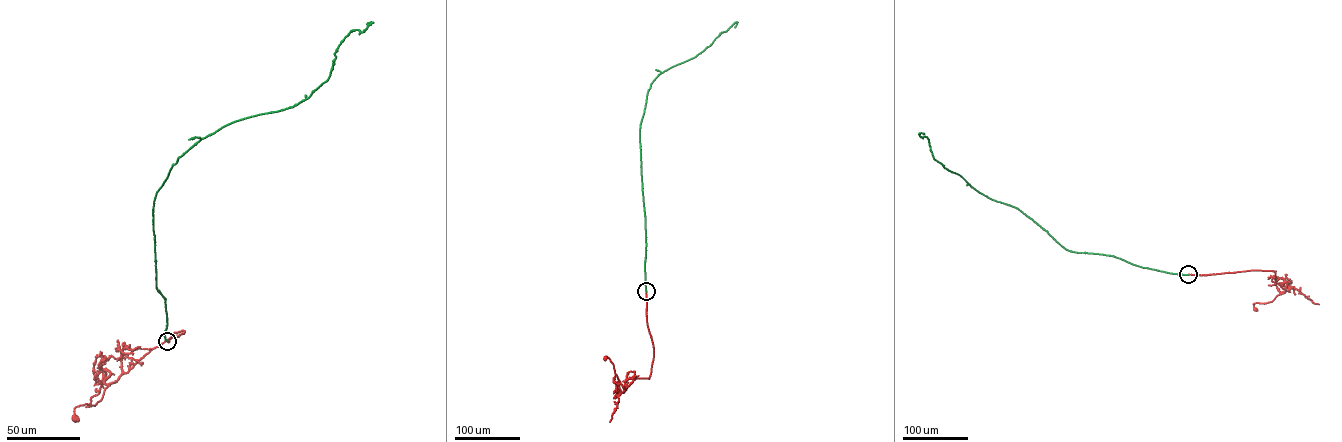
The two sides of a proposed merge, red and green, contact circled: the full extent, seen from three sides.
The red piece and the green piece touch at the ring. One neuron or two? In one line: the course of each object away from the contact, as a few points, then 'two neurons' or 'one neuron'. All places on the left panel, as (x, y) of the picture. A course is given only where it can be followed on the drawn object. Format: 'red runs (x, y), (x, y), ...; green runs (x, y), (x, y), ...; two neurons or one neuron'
red runs (167, 340), (184, 330), (174, 332), (170, 338), (153, 348), (107, 387), (94, 405), (76, 406), (76, 419); green runs (167, 340), (152, 209), (172, 166), (223, 127), (307, 98), (327, 79), (338, 45), (366, 24); two neurons

